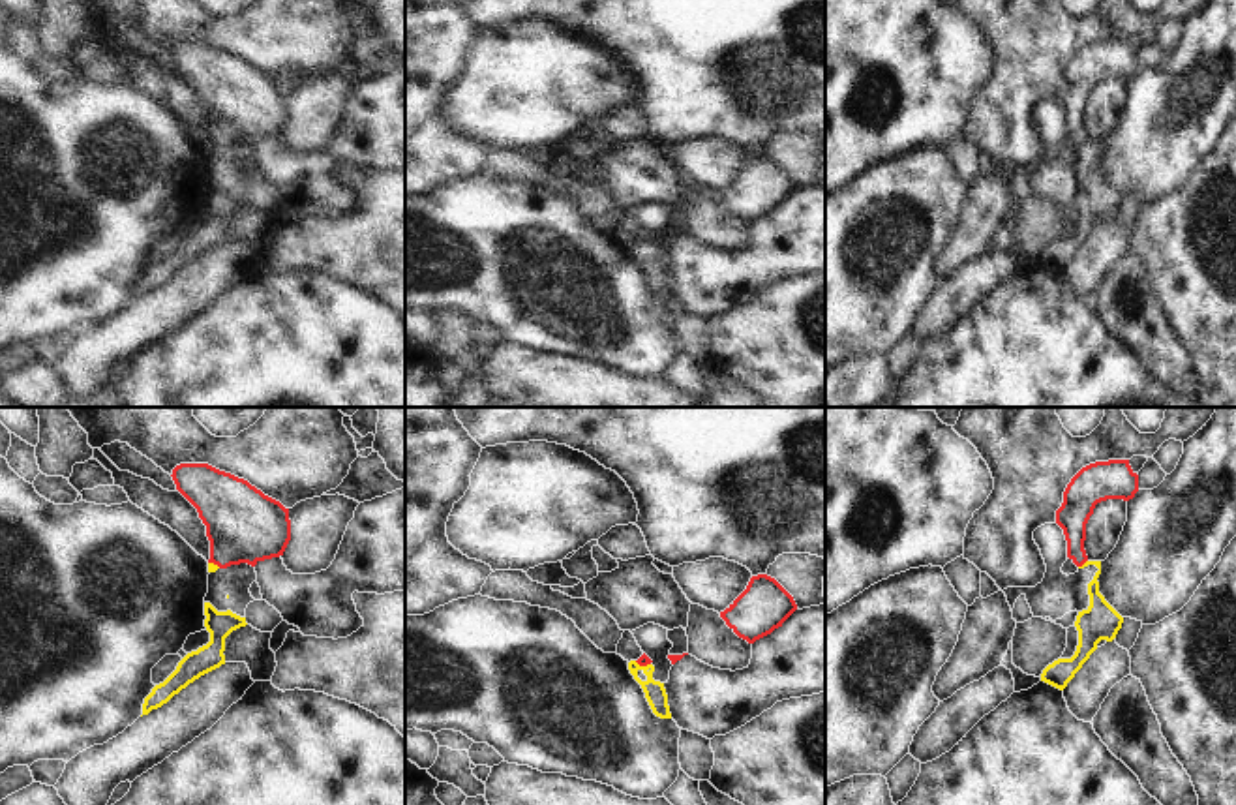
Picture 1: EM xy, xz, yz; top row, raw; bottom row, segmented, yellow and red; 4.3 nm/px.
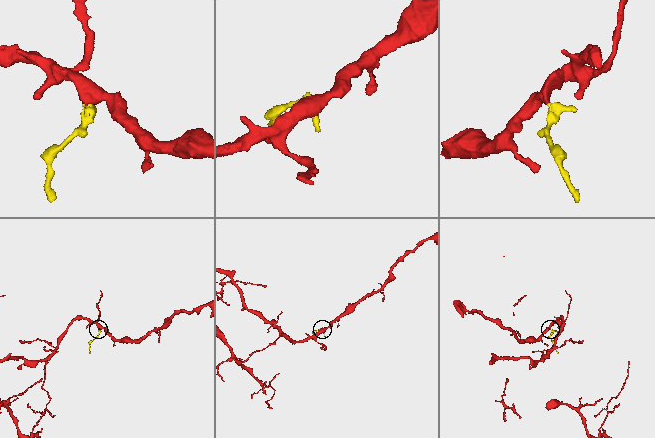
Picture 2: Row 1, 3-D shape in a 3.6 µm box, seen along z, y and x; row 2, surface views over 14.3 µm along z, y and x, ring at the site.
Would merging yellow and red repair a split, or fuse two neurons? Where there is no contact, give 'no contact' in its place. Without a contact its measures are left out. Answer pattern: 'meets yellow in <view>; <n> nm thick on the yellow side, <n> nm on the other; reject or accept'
meets yellow in yz; 150 nm thick on the yellow side, 140 nm on the other; accept

